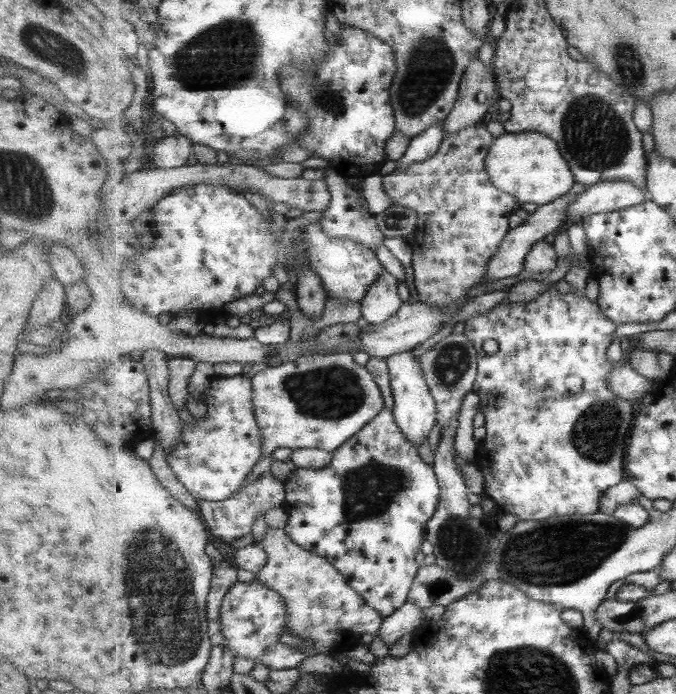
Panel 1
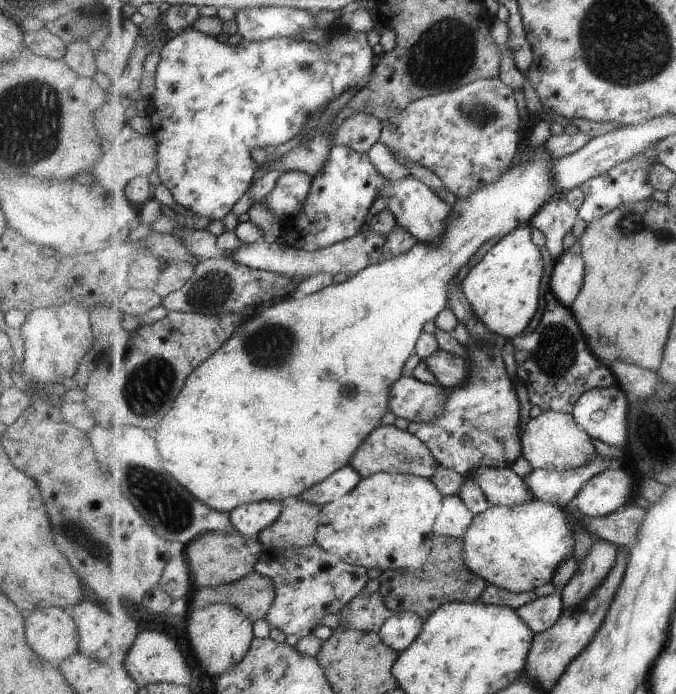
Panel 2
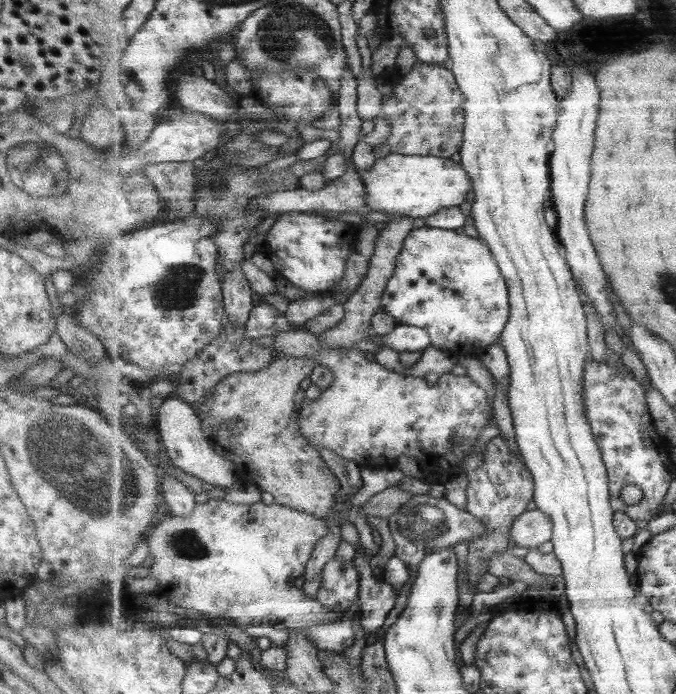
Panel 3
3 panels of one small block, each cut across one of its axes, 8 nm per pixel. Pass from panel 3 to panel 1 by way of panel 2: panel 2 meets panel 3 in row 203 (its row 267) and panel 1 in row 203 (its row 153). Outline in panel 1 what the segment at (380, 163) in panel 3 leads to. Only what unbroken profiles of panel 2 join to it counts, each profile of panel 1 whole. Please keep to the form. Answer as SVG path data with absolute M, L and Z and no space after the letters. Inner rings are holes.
M505 132L493 142L486 163L487 173L491 177L491 183L495 187L499 187L499 190L515 195L519 204L524 202L531 202L537 206L549 204L551 201L564 197L575 186L575 183L577 183L577 178L575 178L574 171L571 170L570 162L567 162L567 159L563 157L558 142L538 132Z

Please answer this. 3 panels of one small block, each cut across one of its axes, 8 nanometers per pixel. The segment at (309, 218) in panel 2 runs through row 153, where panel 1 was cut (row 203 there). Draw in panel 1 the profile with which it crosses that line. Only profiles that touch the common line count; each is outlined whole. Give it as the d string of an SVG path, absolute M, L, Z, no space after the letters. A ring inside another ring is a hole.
M331 166L326 167L326 175L324 175L323 179L327 182L327 187L329 187L329 192L331 192L331 204L323 212L323 216L319 218L323 231L327 235L347 237L355 242L363 243L363 245L377 253L381 241L385 240L385 234L379 228L377 215L373 215L368 211L368 204L366 200L363 200L363 194L355 192L350 183L347 182L347 178L342 177Z

